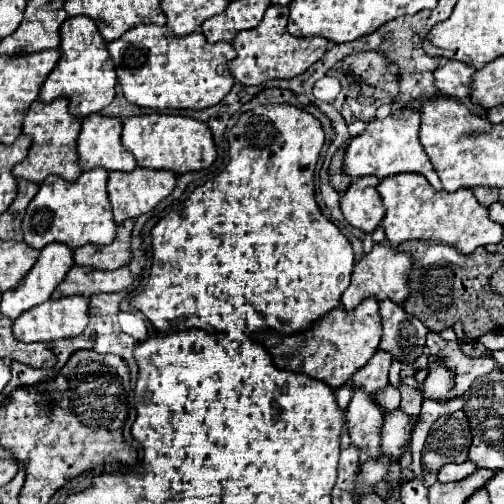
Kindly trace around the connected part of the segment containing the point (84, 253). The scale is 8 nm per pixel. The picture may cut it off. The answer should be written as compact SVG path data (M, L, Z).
M124 221L122 225L118 225L118 235L112 245L104 245L104 247L88 245L76 249L74 251L76 265L94 267L100 271L112 271L124 267L126 263L130 263L132 257L132 249L130 249L132 229L134 229L134 221Z

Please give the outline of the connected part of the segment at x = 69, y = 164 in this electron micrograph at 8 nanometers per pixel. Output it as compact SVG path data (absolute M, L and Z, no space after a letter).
M54 99L50 103L34 101L26 119L24 119L24 135L30 135L32 147L28 157L14 167L14 175L18 179L28 179L42 183L48 175L60 175L68 181L76 181L82 173L78 165L78 133L80 133L82 121L68 113L68 99Z

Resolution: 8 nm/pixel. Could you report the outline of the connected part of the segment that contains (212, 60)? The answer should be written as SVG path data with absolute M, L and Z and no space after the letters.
M154 23L138 25L130 31L126 31L120 39L108 43L108 51L112 55L112 61L116 65L118 83L122 85L124 97L138 105L148 109L208 109L212 105L218 105L232 89L234 79L228 71L228 61L236 57L236 51L230 43L208 43L202 33L190 33L184 37L172 35L172 31Z

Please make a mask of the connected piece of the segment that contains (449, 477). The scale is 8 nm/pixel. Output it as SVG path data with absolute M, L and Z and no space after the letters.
M464 461L460 465L456 463L450 463L450 465L444 465L440 471L438 471L438 481L440 483L452 483L452 481L462 481L466 479L468 475L472 475L476 471L476 465L472 461Z

